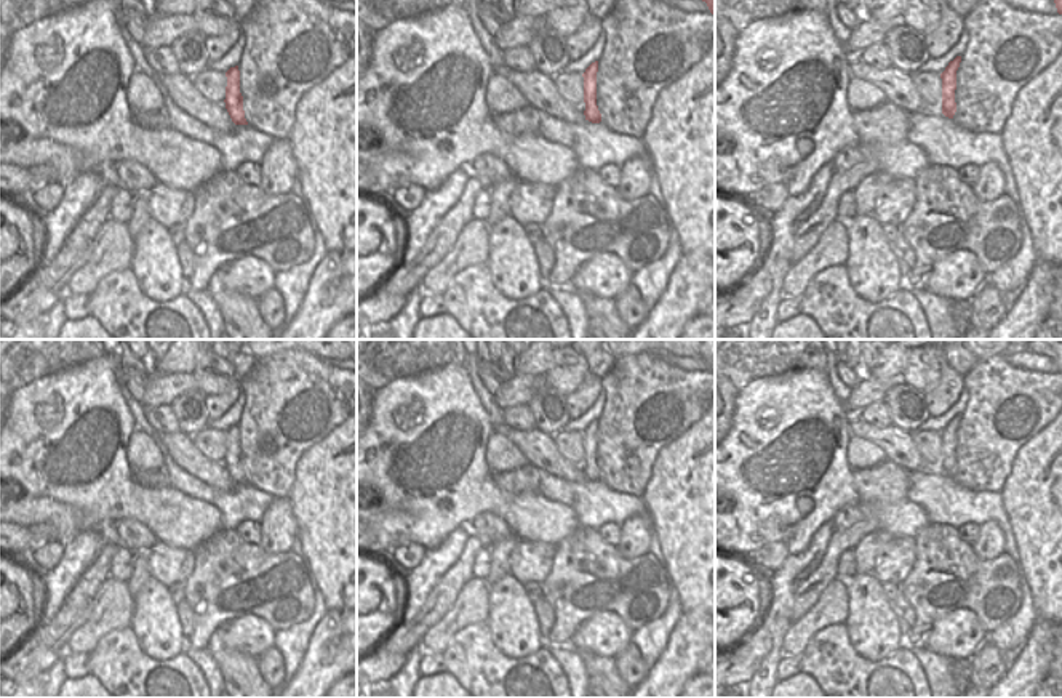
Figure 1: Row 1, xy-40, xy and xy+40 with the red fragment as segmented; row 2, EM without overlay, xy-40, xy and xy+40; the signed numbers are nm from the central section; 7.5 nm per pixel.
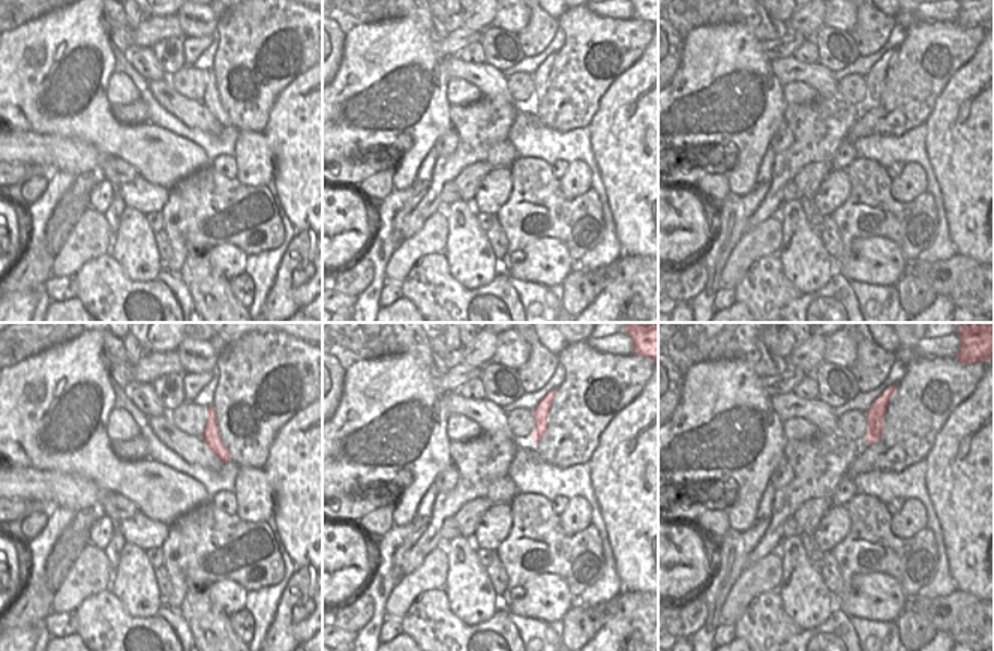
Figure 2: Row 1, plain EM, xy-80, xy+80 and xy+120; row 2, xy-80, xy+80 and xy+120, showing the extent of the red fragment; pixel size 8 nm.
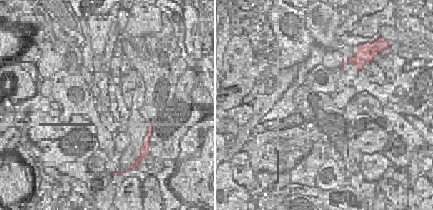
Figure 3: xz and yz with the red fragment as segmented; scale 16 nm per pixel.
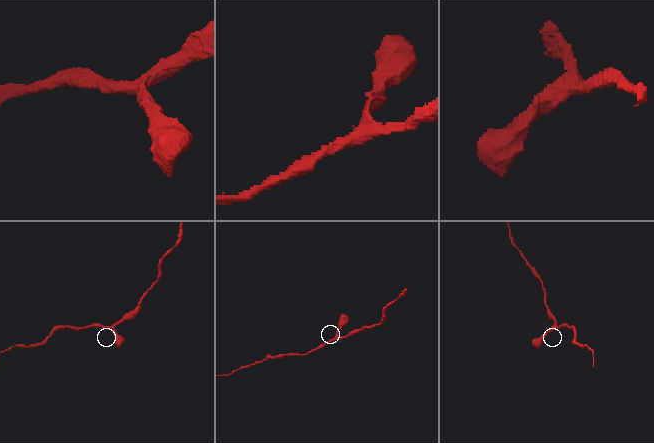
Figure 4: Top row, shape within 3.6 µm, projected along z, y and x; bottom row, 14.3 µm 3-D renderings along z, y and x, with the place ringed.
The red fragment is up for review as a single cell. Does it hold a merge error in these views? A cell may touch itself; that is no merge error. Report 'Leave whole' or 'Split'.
Leave whole

